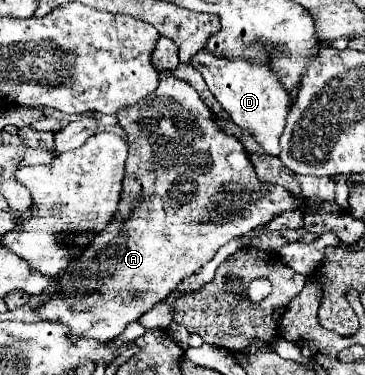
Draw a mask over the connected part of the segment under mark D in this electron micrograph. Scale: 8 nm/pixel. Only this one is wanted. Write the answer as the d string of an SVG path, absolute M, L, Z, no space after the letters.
M199 50L191 56L189 64L201 72L209 92L223 106L229 118L249 130L257 144L271 156L279 156L279 138L285 128L287 114L291 110L291 92L279 82L271 64L255 64L245 58L215 56L209 50Z

